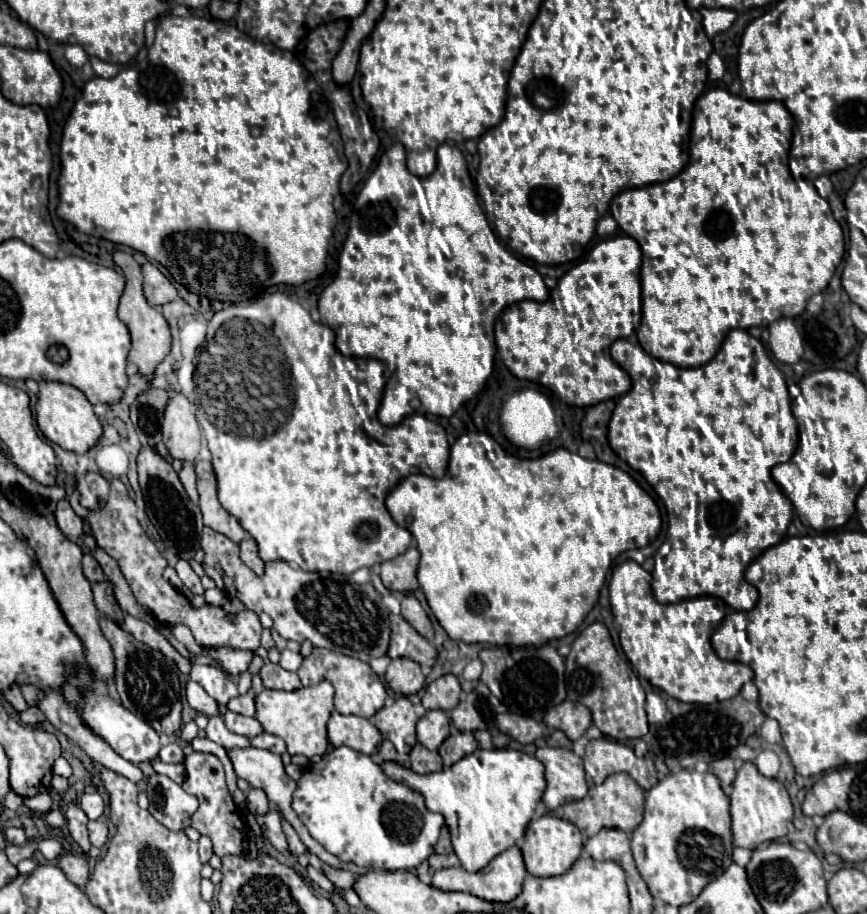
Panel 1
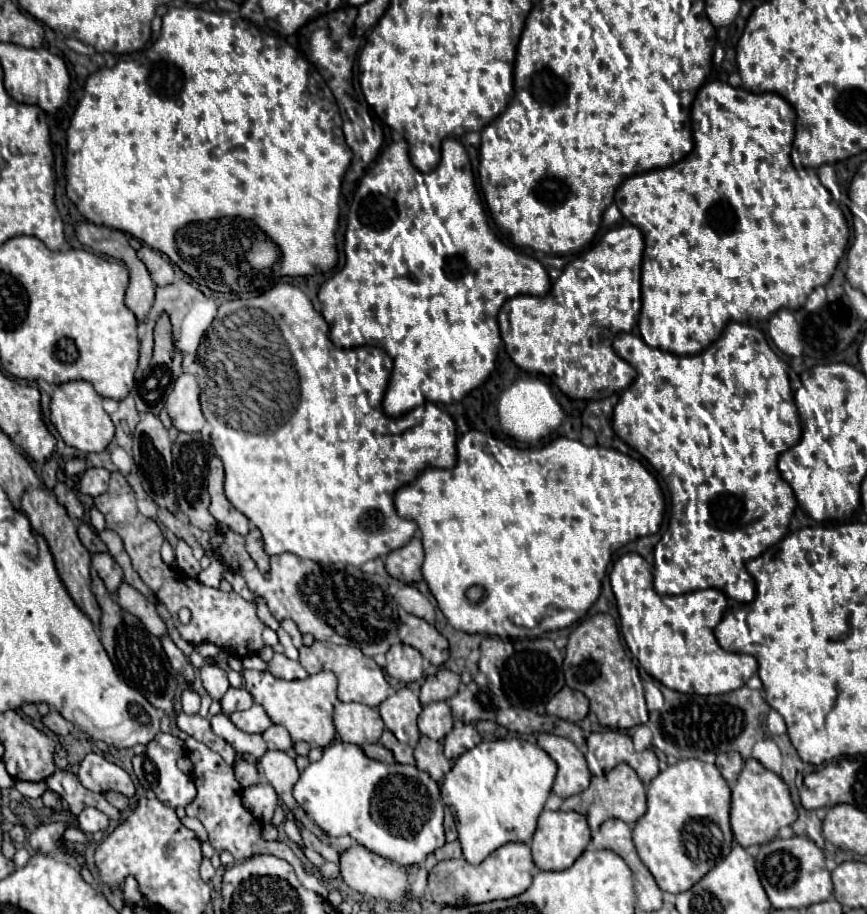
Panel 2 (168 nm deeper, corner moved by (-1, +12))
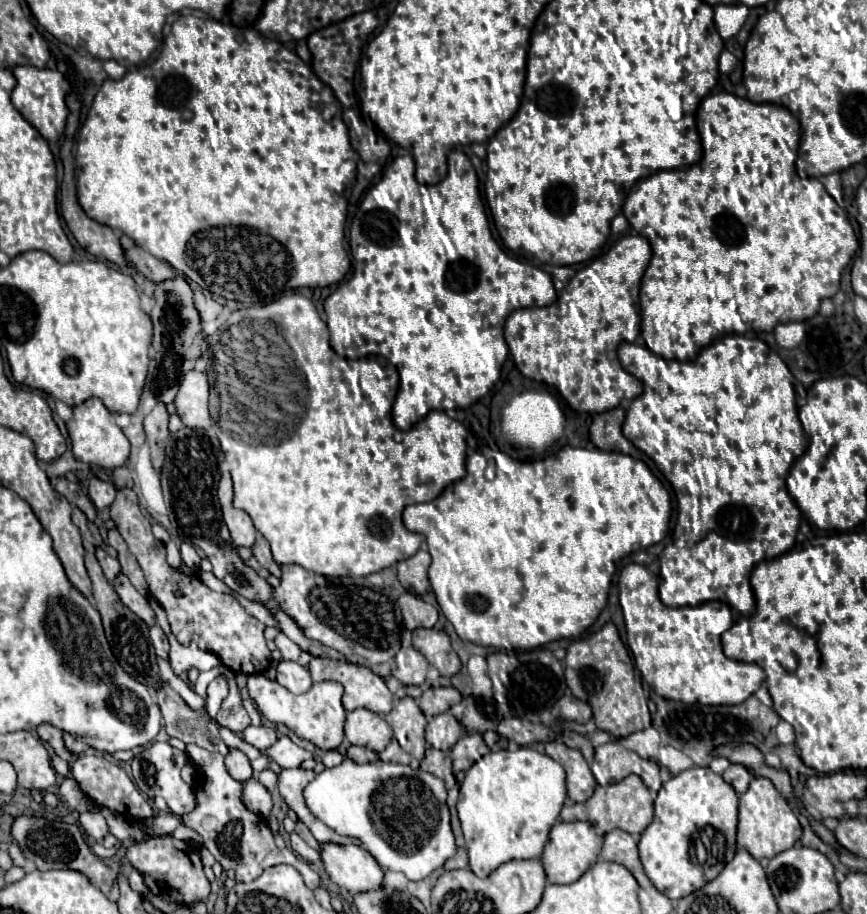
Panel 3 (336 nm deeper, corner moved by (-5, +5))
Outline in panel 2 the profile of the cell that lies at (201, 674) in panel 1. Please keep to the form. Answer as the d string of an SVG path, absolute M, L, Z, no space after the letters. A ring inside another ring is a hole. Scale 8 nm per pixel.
M206 665L200 669L200 679L202 679L202 685L206 689L206 693L212 697L212 699L222 699L222 695L228 691L230 683L228 683L228 677L226 677L226 671L216 667L216 665Z

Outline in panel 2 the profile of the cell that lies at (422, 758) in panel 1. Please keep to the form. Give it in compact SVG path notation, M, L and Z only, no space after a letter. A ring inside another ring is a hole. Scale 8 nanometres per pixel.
M420 737L416 751L414 751L414 759L416 759L416 767L420 771L430 773L430 777L440 785L444 781L444 775L452 769L452 761L448 761L442 753L442 743L440 741L432 741L428 737Z

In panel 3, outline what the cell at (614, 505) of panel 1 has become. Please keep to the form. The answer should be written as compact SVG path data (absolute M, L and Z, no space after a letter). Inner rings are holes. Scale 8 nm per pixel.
M484 446L468 456L466 468L468 468L468 474L462 480L446 486L442 490L442 494L430 502L406 506L402 516L404 516L406 528L412 532L420 532L428 544L432 560L428 568L428 578L444 616L452 622L452 626L456 628L456 634L462 640L468 640L477 645L519 653L560 640L560 638L580 636L598 618L598 614L606 606L608 588L610 588L612 576L614 576L616 562L634 550L648 548L648 546L660 542L668 532L671 512L670 494L666 492L666 488L660 484L660 480L648 470L648 466L642 460L636 460L636 458L620 454L620 452L604 452L595 447L564 446L558 451L558 454L550 455L544 460L524 462L512 459L499 450ZM480 598L487 599L492 609L486 609L480 613ZM474 606L476 606L476 630L480 630L480 634L476 634L476 638L474 638Z

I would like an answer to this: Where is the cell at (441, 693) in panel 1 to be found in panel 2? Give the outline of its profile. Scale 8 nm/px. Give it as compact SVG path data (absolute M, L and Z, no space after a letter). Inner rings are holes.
M440 669L436 675L424 679L420 689L420 703L428 705L434 701L448 701L460 685L460 677L448 669Z

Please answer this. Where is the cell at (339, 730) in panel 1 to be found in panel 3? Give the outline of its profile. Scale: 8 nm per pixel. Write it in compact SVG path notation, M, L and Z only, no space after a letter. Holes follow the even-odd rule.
M356 708L348 712L344 732L350 744L366 746L374 752L382 752L392 740L392 728L388 726L388 722L366 708Z

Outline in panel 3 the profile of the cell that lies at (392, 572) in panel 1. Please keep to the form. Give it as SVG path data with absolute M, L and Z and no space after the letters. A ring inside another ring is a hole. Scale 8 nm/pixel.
M420 548L412 558L398 562L398 580L406 590L412 590L416 594L426 594L430 588L428 582L428 566L430 566L430 554L428 550Z

